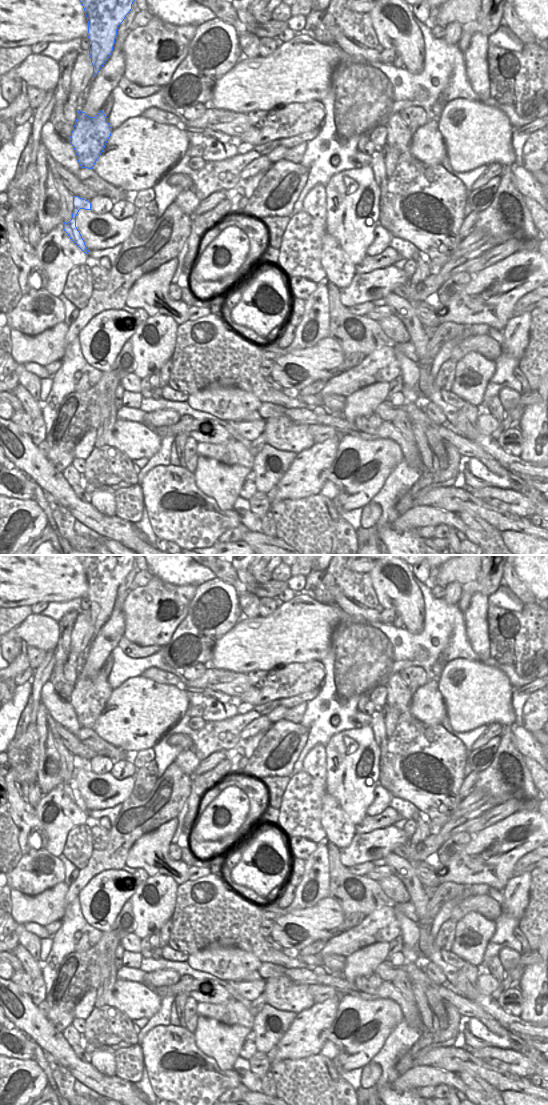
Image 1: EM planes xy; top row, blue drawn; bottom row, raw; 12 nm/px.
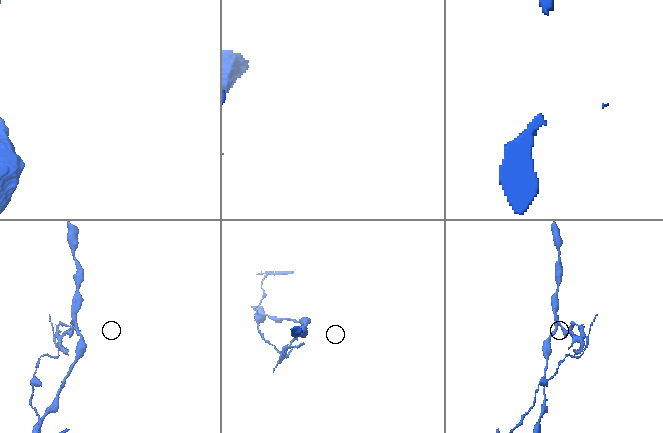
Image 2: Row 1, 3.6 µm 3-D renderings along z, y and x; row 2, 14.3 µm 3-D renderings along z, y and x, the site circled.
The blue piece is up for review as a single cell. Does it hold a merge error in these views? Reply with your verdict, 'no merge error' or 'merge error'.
merge error

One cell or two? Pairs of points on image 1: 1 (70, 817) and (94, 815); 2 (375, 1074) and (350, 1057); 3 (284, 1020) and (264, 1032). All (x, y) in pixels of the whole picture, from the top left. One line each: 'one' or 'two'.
1: two
2: two
3: one

